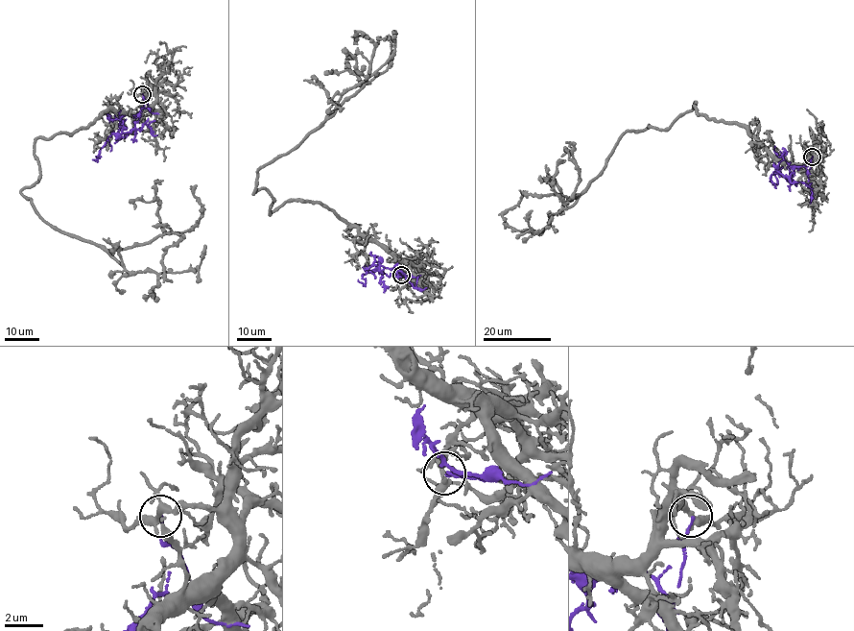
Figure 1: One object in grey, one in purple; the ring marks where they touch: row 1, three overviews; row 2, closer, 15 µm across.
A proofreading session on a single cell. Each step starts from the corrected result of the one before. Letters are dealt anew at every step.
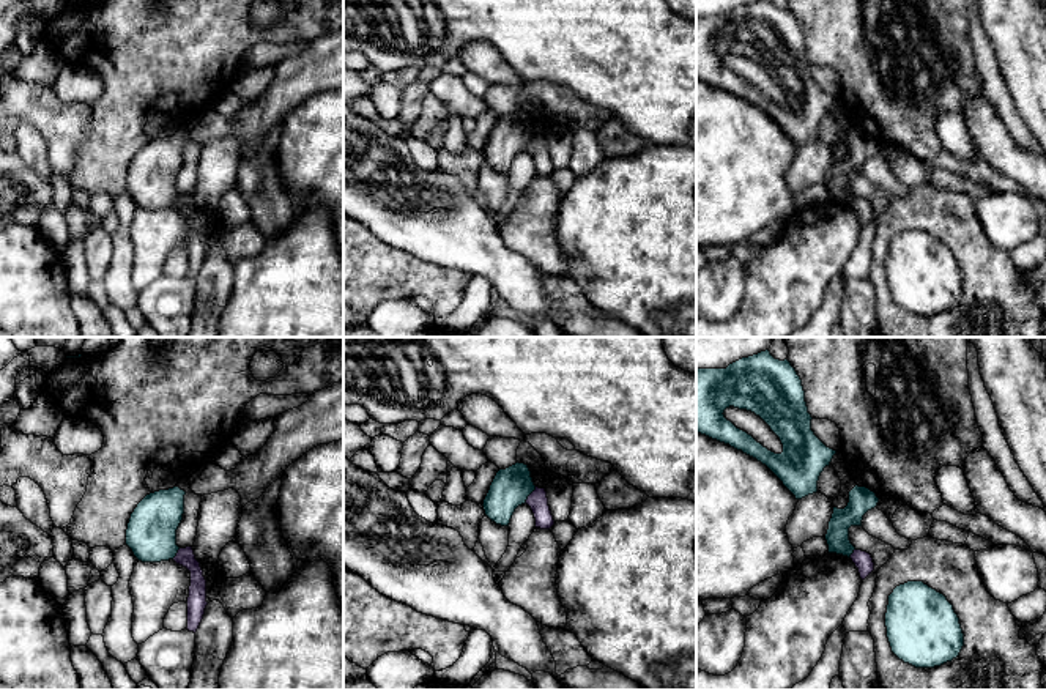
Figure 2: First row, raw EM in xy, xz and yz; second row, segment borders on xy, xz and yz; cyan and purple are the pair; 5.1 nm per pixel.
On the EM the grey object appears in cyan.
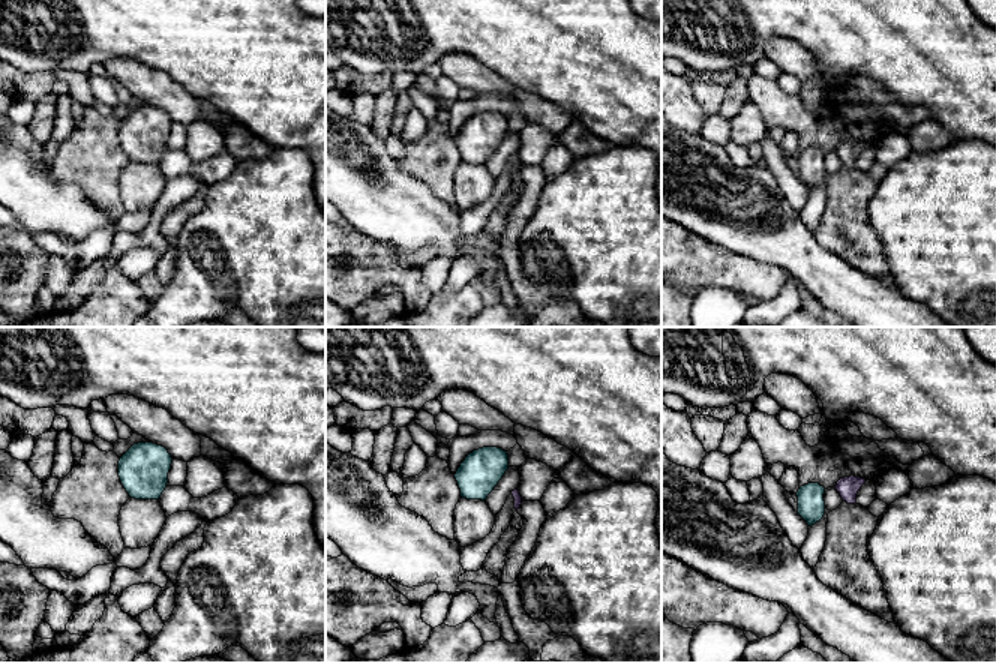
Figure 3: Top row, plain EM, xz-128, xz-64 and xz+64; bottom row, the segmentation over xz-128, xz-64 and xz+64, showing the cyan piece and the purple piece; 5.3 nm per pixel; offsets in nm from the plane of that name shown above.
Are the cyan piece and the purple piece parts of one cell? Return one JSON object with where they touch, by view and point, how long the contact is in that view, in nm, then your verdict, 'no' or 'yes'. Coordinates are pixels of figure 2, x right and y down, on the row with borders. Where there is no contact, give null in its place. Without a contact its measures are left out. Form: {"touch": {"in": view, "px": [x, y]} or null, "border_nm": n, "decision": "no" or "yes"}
{"touch": {"in": "xz", "px": [530, 493]}, "border_nm": 110, "decision": "no"}

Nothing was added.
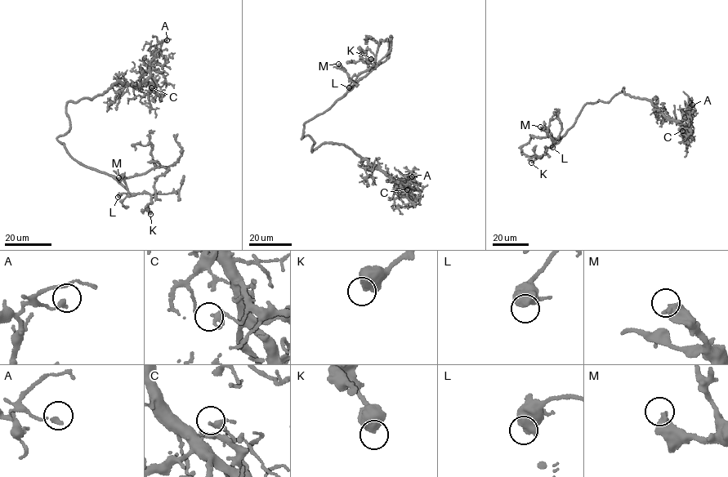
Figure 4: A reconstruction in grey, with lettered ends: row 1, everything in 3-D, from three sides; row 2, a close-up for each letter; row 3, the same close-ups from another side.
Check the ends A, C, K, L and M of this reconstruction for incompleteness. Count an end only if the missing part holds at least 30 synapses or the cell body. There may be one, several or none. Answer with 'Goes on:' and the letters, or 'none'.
Goes on: M

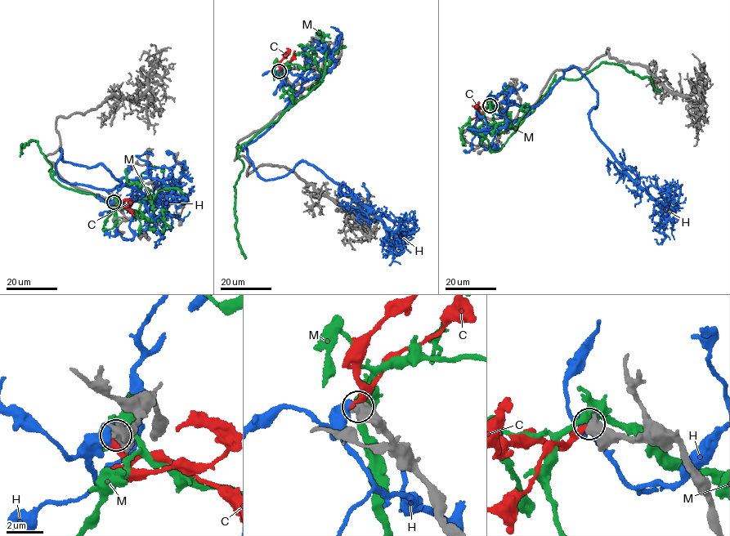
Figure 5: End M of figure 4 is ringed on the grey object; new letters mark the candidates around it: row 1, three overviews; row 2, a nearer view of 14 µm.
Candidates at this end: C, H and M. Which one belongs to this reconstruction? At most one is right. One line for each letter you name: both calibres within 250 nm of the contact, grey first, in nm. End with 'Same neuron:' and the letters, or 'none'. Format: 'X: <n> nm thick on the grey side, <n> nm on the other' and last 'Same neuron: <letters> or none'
C: 600 nm thick on the grey side, 420 nm on the other
Same neuron: C

